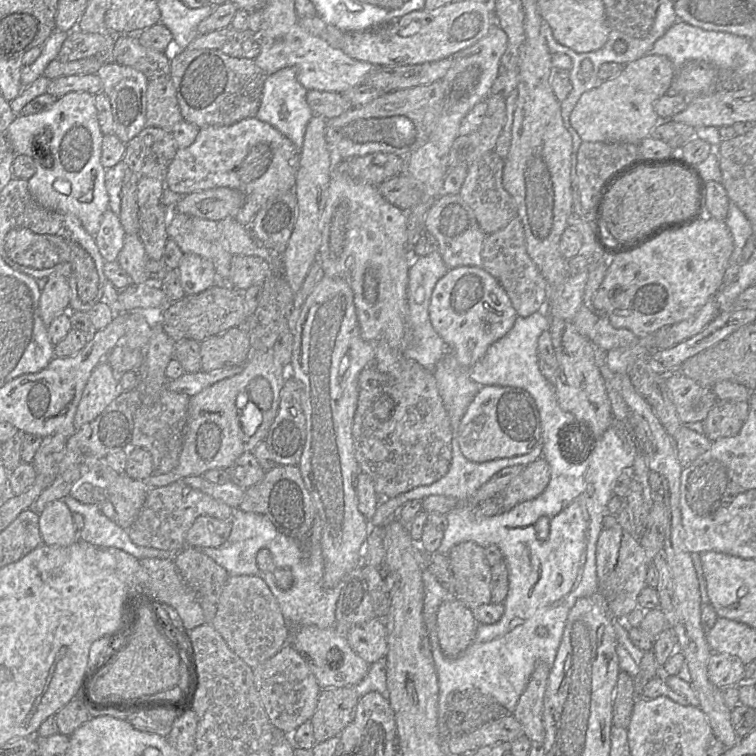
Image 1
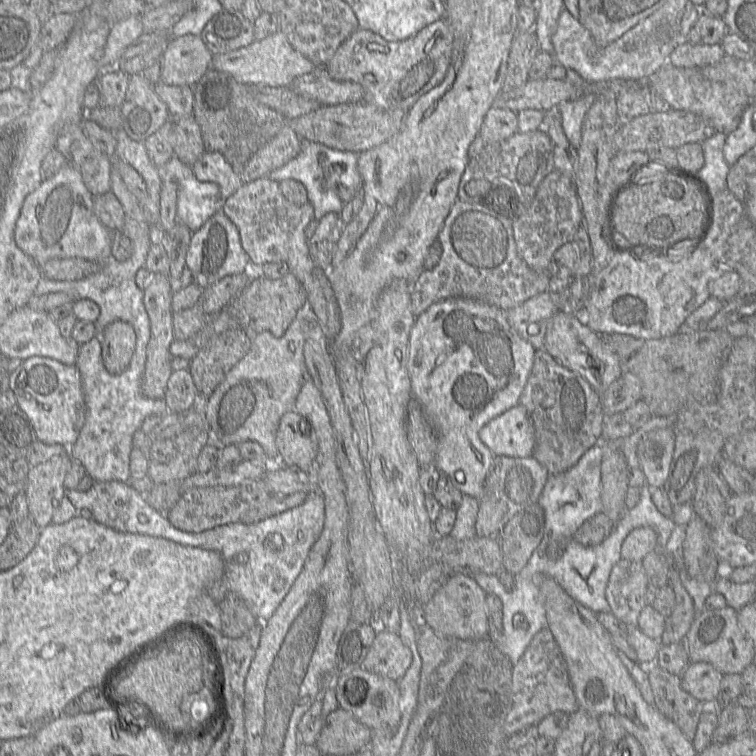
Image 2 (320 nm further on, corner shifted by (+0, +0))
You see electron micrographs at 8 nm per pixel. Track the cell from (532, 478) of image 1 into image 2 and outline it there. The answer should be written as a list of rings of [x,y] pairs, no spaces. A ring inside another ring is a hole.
[[[494,456],[479,500],[475,537],[497,537],[504,526],[521,510],[538,502],[549,477],[547,468],[533,456],[527,458]]]

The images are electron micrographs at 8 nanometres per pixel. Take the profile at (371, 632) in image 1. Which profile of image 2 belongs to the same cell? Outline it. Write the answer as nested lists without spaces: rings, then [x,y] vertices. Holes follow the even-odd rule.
[[[377,629],[362,667],[371,673],[398,682],[410,667],[411,662],[412,652],[402,642],[398,633]]]

